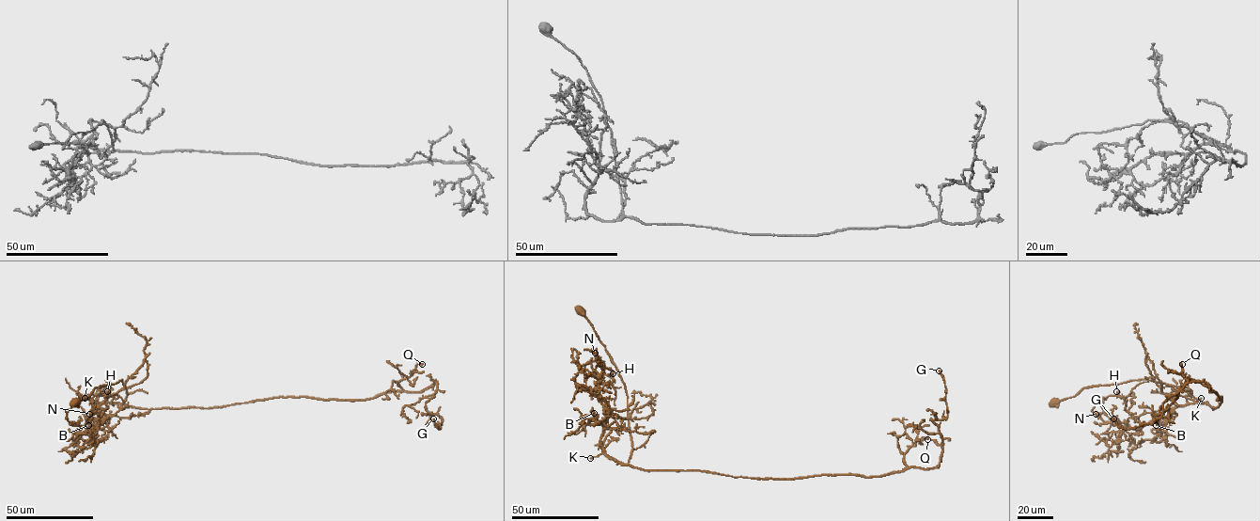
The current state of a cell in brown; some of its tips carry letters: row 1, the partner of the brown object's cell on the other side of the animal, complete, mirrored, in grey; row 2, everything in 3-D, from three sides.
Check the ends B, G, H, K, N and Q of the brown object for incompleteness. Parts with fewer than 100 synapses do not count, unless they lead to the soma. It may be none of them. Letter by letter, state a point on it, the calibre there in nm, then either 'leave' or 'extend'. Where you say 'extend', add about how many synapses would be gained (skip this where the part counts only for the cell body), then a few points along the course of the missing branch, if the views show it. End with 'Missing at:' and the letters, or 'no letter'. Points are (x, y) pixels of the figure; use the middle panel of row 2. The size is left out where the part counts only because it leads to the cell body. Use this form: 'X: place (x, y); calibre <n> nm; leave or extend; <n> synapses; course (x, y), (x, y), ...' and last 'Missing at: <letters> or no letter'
B: place (594, 413); calibre 550 nm; leave
G: place (939, 371); calibre 140 nm; leave
H: place (613, 373); calibre 440 nm; leave
K: place (590, 458); calibre 80 nm; leave
N: place (595, 353); calibre 550 nm; leave
Q: place (927, 439); calibre 650 nm; leave
Missing at: no letter

